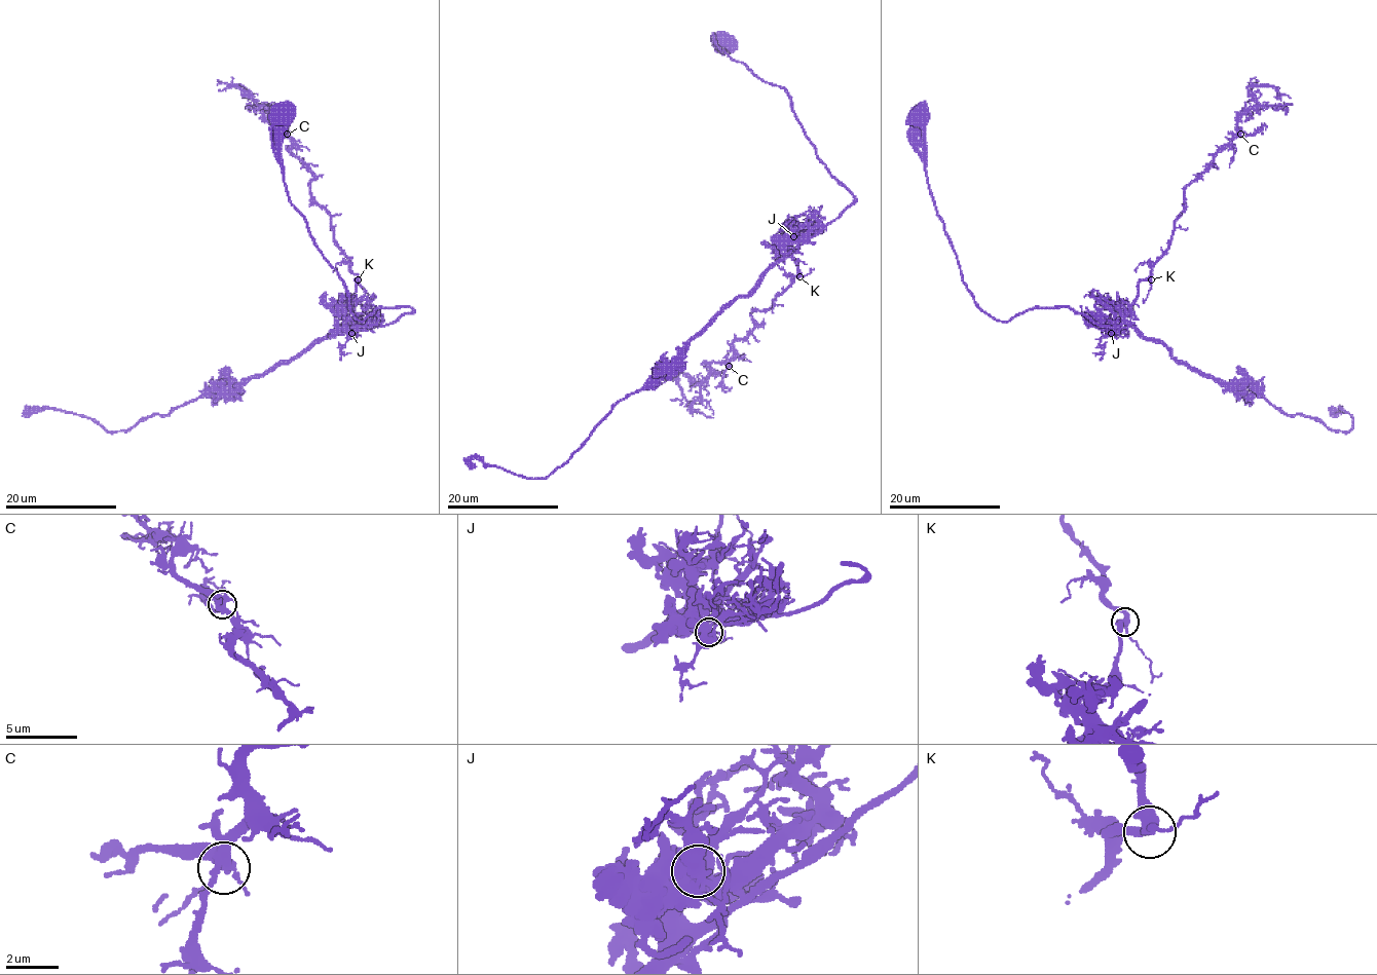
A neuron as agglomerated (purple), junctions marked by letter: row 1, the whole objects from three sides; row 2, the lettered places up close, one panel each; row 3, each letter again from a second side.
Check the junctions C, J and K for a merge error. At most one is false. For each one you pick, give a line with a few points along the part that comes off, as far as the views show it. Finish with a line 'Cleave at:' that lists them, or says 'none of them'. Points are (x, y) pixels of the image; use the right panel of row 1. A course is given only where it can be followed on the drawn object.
J: foreign part runs (1111, 334), (1128, 324), (1138, 285), (1167, 247), (1183, 211), (1185, 188), (1257, 104), (1249, 86), (1291, 98)
Cleave at: J

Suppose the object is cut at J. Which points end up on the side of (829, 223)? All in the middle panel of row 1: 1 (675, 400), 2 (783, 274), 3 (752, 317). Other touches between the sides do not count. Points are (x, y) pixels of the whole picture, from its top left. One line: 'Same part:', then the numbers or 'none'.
Same part: none

